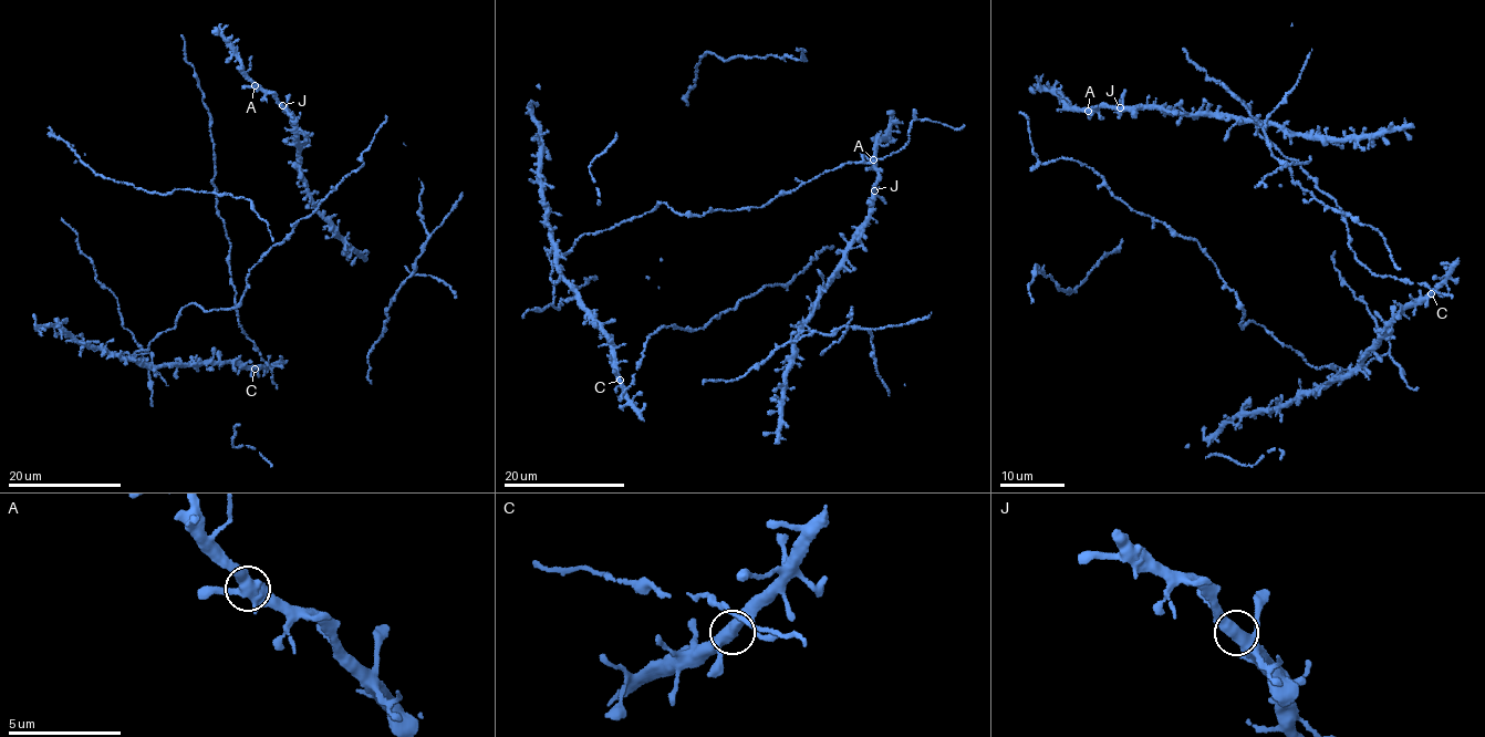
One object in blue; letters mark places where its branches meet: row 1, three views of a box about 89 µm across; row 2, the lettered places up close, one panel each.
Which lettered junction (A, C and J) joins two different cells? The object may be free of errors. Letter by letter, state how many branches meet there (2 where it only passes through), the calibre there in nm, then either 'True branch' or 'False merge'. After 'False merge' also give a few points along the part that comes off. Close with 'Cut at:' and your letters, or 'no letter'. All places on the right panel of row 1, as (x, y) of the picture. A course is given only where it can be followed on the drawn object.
A: Branches: 3. Thickness 400 nm. True branch
C: Branches: 3. Thickness 400 nm. True branch
J: Branches: 3. Thickness 400 nm. True branch
Cut at: no letter

